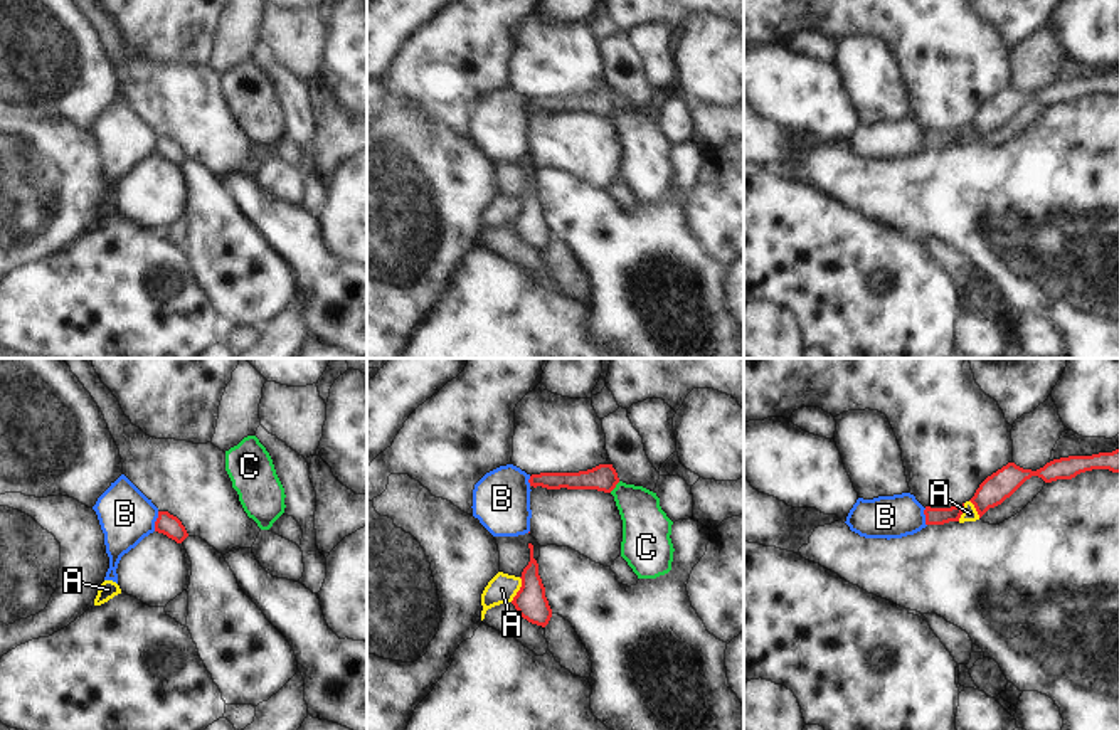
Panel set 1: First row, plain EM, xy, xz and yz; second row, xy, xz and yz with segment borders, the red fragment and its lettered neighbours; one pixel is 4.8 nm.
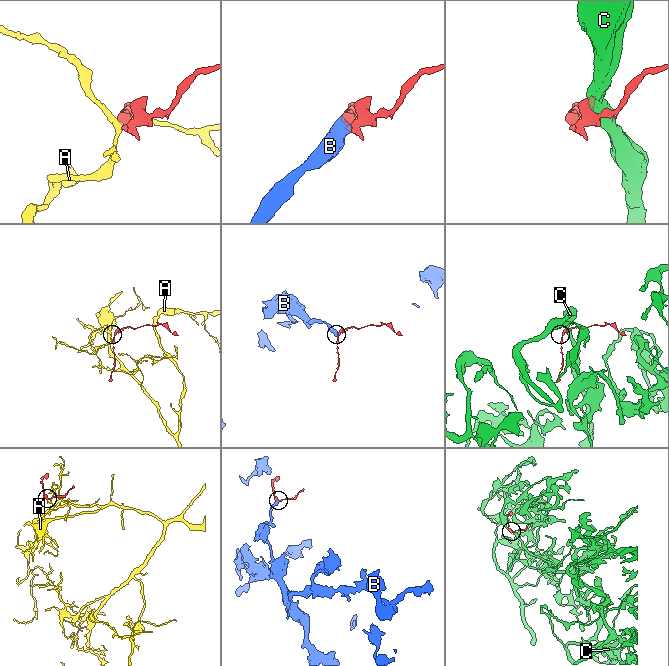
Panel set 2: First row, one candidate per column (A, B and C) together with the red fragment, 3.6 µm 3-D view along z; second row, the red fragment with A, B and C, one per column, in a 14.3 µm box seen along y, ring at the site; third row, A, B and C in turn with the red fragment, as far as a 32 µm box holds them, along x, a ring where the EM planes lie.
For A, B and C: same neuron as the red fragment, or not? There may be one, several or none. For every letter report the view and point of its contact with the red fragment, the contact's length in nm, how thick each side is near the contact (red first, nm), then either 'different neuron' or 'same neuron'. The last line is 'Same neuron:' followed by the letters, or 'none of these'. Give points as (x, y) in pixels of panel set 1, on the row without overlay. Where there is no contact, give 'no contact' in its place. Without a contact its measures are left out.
A: meets red in xz at (520, 212); contact 130 nm long; 150 nm thick on the red side, 140 nm on the other; different neuron
B: meets red in xy at (155, 145); contact 100 nm long; 100 nm thick on the red side, 260 nm on the other; different neuron
C: meets red in xz at (615, 110); contact 80 nm long; 130 nm thick on the red side, 220 nm on the other; different neuron
Same neuron: none of these

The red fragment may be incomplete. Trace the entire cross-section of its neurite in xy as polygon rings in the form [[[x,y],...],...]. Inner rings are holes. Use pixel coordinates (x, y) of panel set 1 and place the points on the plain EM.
[[[158,135],[155,155],[167,158],[177,167],[182,167],[188,160],[182,145],[177,140],[170,138],[168,135]]]

